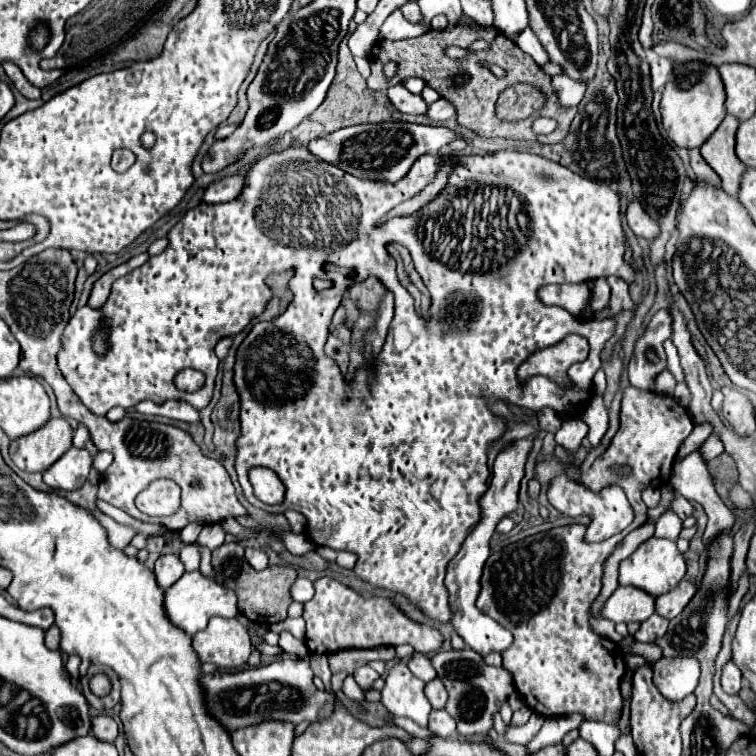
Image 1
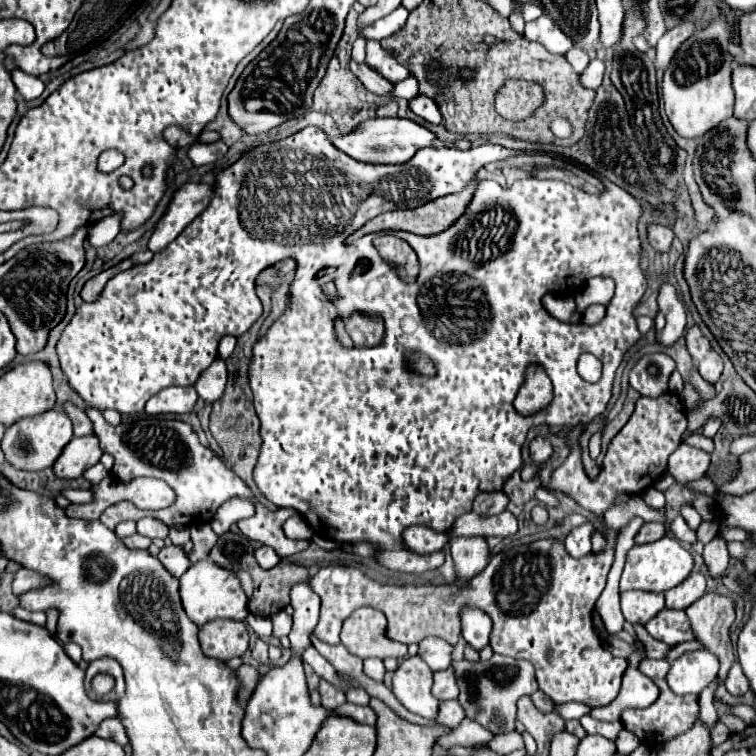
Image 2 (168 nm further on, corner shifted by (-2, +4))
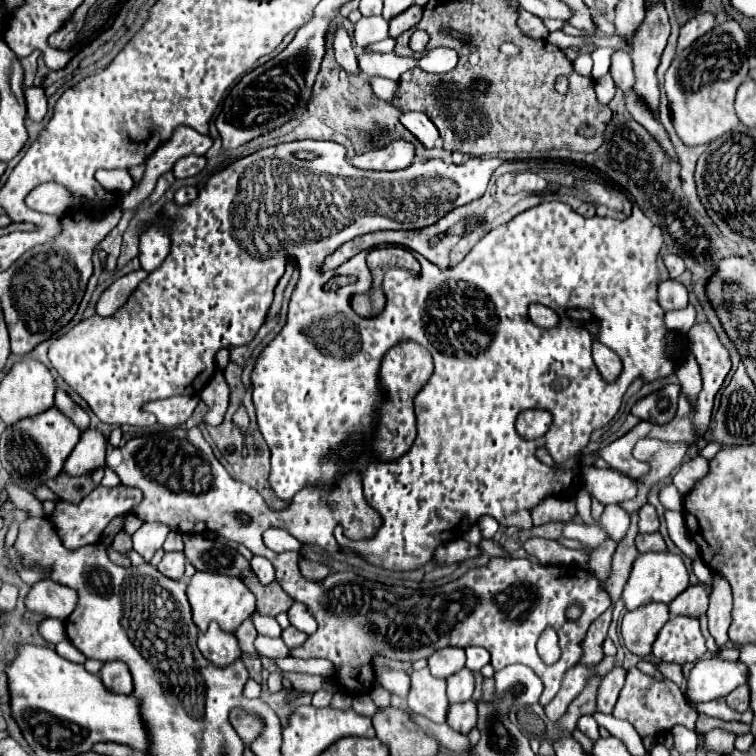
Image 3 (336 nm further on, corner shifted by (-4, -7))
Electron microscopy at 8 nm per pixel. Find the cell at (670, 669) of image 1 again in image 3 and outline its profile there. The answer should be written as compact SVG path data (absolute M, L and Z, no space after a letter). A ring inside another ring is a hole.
M716 657L702 659L690 671L684 695L692 703L726 697L732 689L744 685L746 677L748 677L746 667L740 661L732 663Z

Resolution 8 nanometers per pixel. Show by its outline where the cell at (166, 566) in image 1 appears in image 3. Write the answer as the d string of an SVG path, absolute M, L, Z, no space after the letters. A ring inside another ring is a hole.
M166 553L164 559L158 565L158 571L162 575L166 575L168 579L182 579L184 577L184 565L186 565L186 557L184 553Z

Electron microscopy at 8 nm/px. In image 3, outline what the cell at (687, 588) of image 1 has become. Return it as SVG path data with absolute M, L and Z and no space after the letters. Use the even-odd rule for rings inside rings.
M700 583L698 585L690 585L668 607L670 607L670 615L700 617L708 609L708 591Z

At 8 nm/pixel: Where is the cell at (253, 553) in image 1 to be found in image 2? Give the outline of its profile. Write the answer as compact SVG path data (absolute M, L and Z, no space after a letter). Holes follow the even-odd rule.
M260 546L260 548L256 550L256 560L258 560L258 564L260 564L264 570L270 570L270 568L274 568L274 566L280 562L278 554L276 554L274 548L270 548L270 546Z

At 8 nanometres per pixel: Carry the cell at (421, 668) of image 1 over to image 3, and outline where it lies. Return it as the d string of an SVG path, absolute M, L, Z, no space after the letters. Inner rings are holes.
M444 647L444 649L436 649L432 657L428 657L428 669L434 677L446 679L454 673L458 673L460 669L464 669L466 663L466 655L464 649L458 647Z

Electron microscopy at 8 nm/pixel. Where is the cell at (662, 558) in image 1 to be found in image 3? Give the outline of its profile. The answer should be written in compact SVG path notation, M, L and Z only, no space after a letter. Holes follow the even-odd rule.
M670 551L644 553L644 555L638 555L632 565L632 573L630 573L630 579L622 591L622 599L626 603L626 609L632 611L632 609L638 609L640 605L646 605L652 601L670 603L686 587L688 587L688 569L686 569L684 561L680 559L680 555L674 555Z

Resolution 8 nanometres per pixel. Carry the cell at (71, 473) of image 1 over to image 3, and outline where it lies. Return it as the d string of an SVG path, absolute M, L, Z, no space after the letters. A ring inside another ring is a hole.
M88 429L82 433L80 443L76 445L76 451L68 457L68 463L64 463L64 471L68 475L80 477L90 475L92 471L106 465L106 439L100 431Z

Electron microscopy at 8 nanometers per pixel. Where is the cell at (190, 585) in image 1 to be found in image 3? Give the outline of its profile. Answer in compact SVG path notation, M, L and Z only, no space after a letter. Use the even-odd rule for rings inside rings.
M196 571L188 583L186 595L188 595L190 607L192 607L192 619L202 633L208 629L210 621L216 621L220 625L220 629L234 633L244 623L244 619L250 613L254 613L254 595L238 577Z

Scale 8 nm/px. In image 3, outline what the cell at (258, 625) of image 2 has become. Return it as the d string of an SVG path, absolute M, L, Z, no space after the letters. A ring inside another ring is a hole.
M258 635L256 637L256 649L262 653L262 655L268 655L272 659L278 659L278 657L289 656L290 651L286 647L284 641L279 638L264 637L264 635Z

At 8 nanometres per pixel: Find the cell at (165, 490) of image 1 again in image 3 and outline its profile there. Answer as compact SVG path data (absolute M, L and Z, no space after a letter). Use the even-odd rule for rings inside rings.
M98 485L90 495L86 495L80 505L74 503L64 503L60 501L54 509L54 513L50 515L52 525L56 527L62 543L66 547L84 547L90 543L98 543L100 535L104 531L104 527L118 515L127 515L131 512L134 506L138 505L142 500L142 493L138 488L126 487L126 485L116 485L116 487L104 487ZM128 493L128 497L126 497Z

